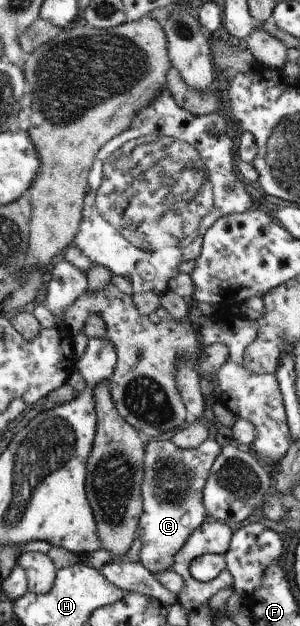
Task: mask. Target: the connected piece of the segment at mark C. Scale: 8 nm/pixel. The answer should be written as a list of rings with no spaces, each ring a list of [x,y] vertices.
[[[152,439],[144,447],[141,484],[143,513],[139,520],[142,547],[138,553],[138,562],[155,577],[171,570],[175,556],[182,550],[184,543],[208,521],[203,492],[211,476],[211,468],[219,456],[220,445],[214,439],[187,449],[169,440]]]

